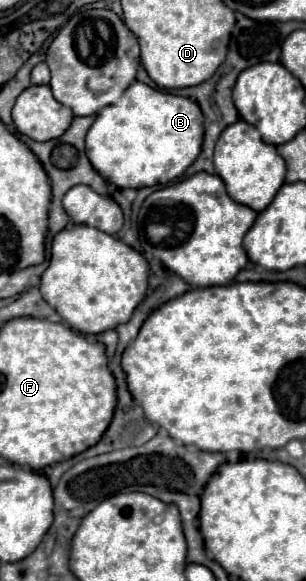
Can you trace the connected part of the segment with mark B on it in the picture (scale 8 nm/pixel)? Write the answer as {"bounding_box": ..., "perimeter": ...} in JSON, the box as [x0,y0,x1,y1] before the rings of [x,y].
{"bounding_box":[86,81,204,187],"perimeter":[[[134,81],[118,103],[104,107],[86,137],[88,159],[116,187],[146,187],[180,177],[198,157],[204,137],[204,115],[196,101]]]}

